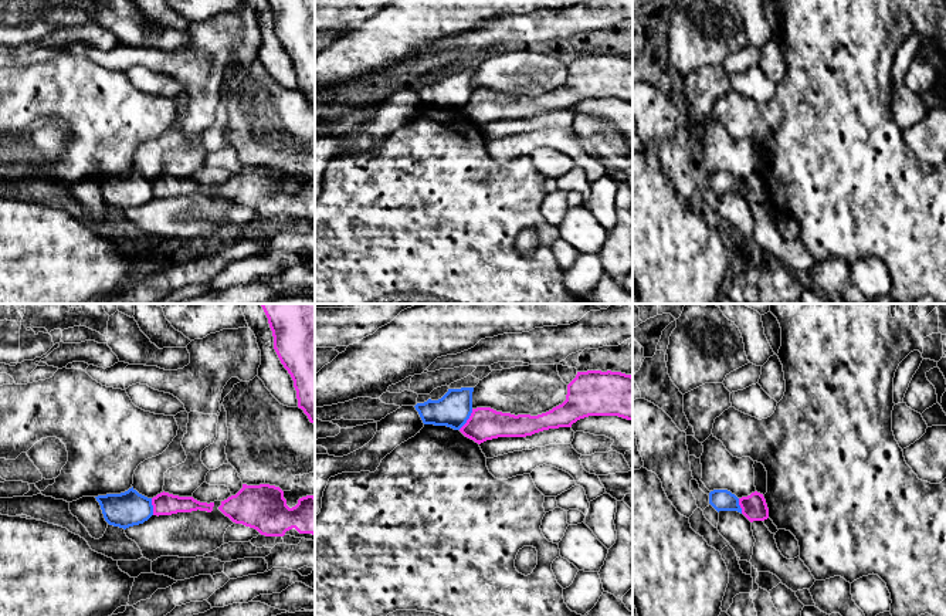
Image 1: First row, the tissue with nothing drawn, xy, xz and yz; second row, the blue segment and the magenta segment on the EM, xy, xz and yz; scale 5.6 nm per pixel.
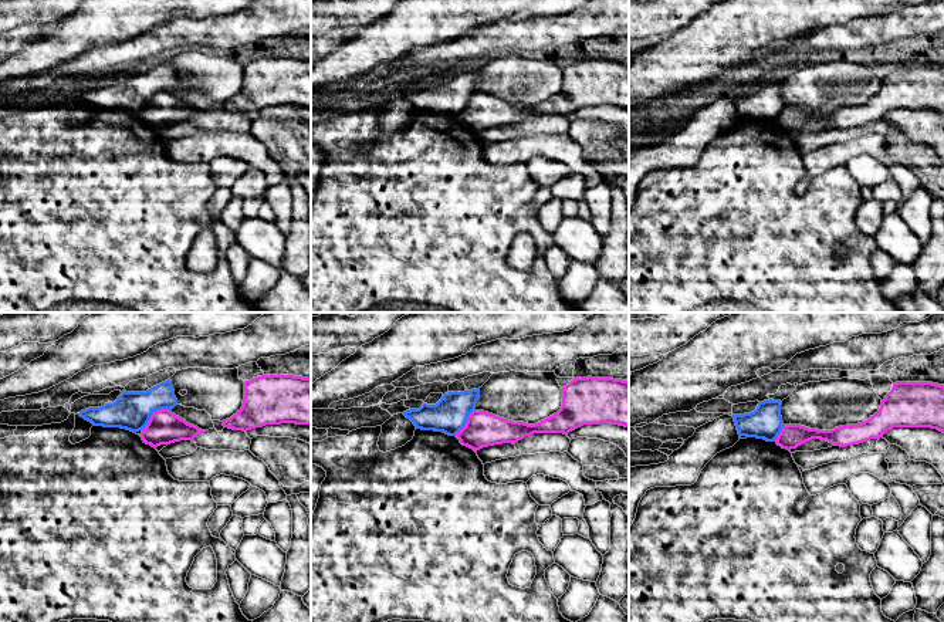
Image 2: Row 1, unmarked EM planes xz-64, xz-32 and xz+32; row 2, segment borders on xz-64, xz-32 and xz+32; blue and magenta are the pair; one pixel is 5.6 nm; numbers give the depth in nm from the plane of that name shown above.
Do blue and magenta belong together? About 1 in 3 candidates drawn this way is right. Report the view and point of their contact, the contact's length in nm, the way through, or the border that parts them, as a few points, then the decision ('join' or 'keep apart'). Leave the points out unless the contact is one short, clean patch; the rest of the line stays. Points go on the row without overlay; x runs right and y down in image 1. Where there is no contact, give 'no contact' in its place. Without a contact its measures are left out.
contact xz (468, 100); length 150 nm; border xz (472, 91), (468, 101), (458, 111); keep apart

